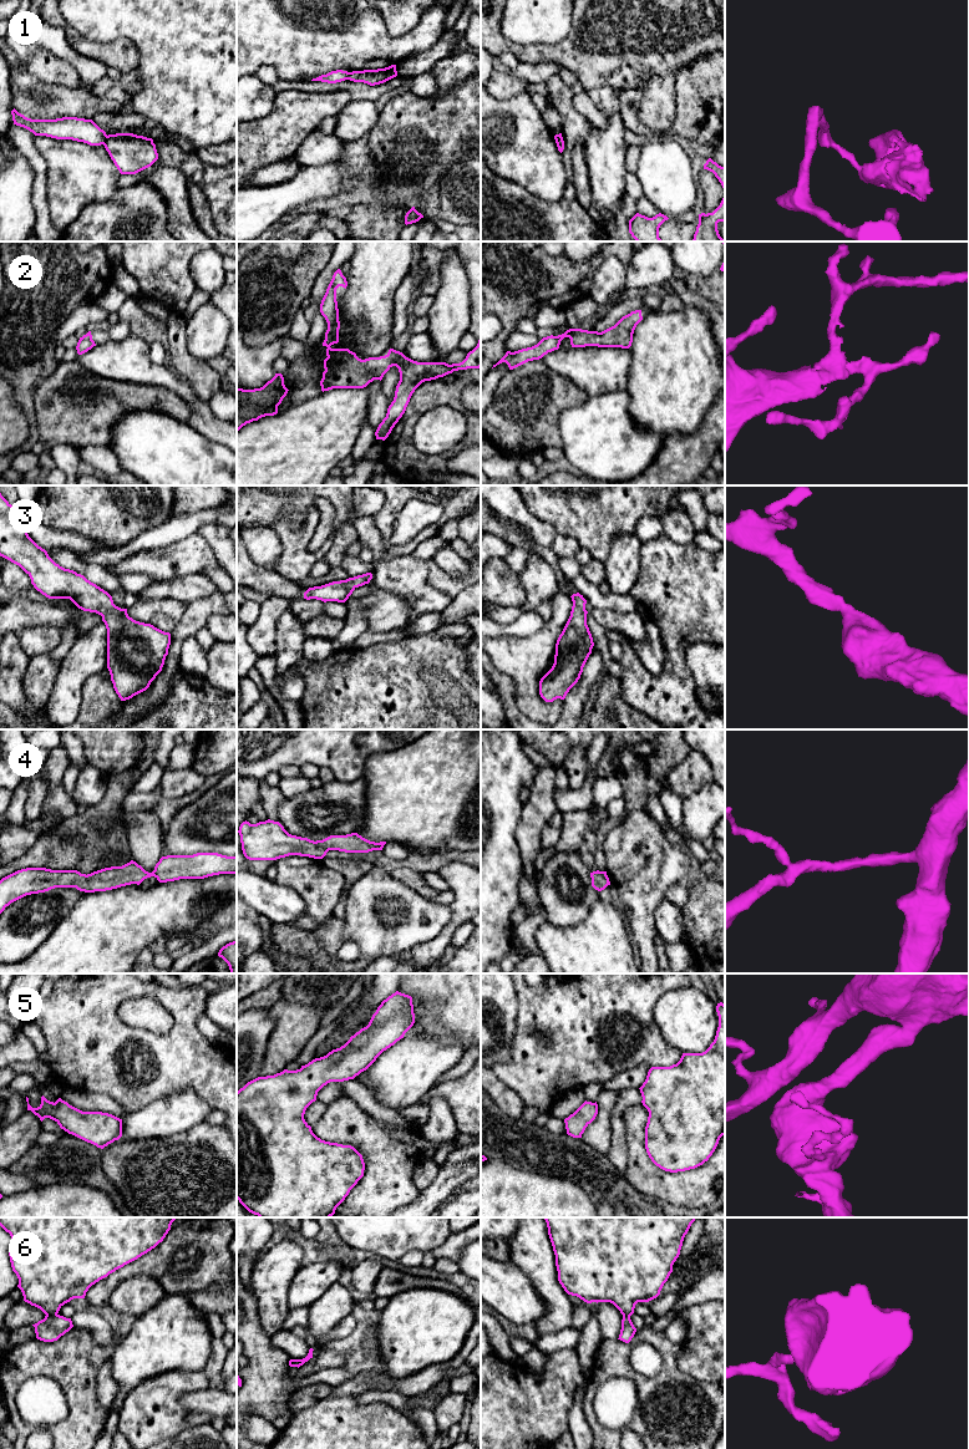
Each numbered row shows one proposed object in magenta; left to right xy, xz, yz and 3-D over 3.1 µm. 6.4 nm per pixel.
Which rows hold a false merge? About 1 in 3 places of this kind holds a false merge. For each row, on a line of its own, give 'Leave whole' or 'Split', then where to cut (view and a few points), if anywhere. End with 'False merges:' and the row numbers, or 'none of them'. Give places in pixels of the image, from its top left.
1: Split. Split along xy (107, 136), (102, 143)
2: Leave whole. No split
3: Leave whole. No split
4: Leave whole. No split
5: Leave whole. No split
6: Split. Split along xy (56, 1313), (46, 1316)
False merges: 1, 6

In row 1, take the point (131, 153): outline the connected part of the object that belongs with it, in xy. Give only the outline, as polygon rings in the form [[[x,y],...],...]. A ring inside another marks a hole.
[[[108,134],[103,146],[121,174],[136,174],[158,159],[153,139],[143,136]]]

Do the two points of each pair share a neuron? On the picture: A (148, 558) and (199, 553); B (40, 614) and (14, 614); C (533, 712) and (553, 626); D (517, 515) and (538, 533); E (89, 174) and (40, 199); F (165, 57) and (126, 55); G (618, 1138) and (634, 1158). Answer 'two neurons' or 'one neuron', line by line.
A: one neuron
B: one neuron
C: one neuron
D: one neuron
E: two neurons
F: two neurons
G: two neurons

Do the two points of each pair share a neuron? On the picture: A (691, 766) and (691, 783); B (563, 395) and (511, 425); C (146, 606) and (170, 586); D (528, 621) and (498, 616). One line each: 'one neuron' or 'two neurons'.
A: one neuron
B: one neuron
C: two neurons
D: two neurons

